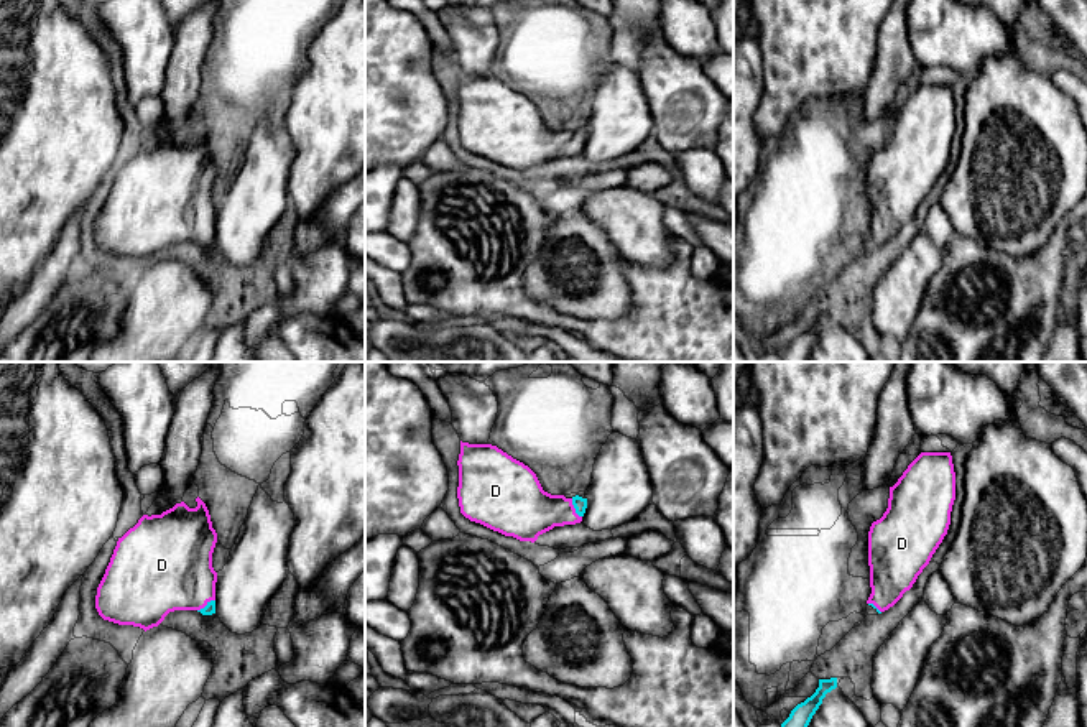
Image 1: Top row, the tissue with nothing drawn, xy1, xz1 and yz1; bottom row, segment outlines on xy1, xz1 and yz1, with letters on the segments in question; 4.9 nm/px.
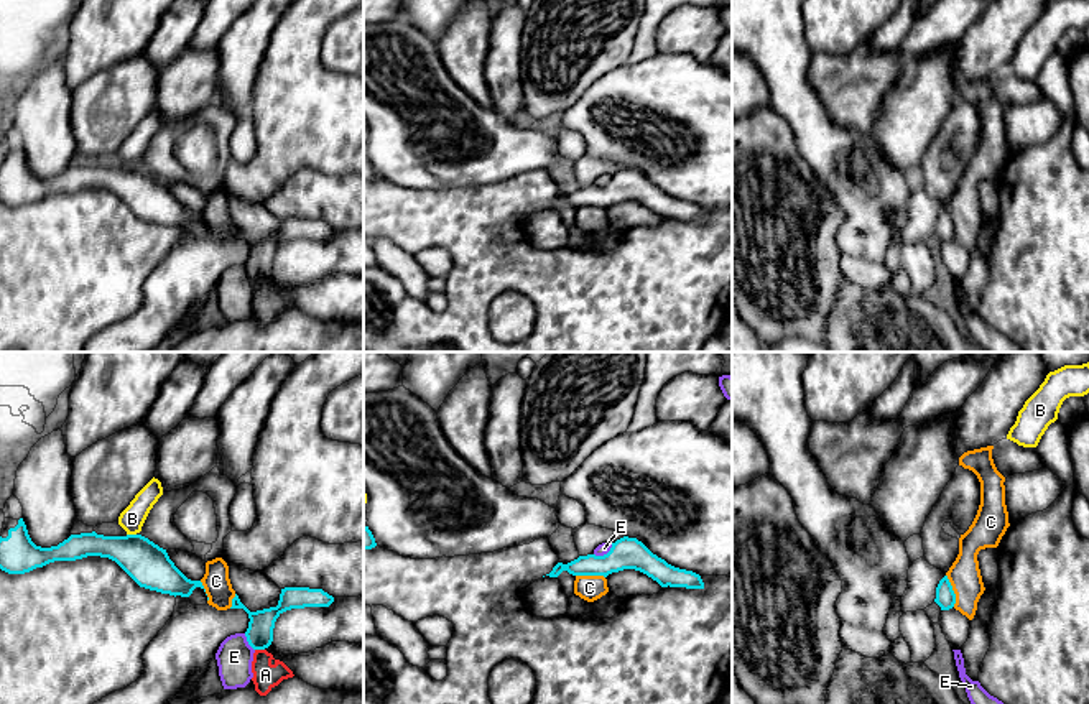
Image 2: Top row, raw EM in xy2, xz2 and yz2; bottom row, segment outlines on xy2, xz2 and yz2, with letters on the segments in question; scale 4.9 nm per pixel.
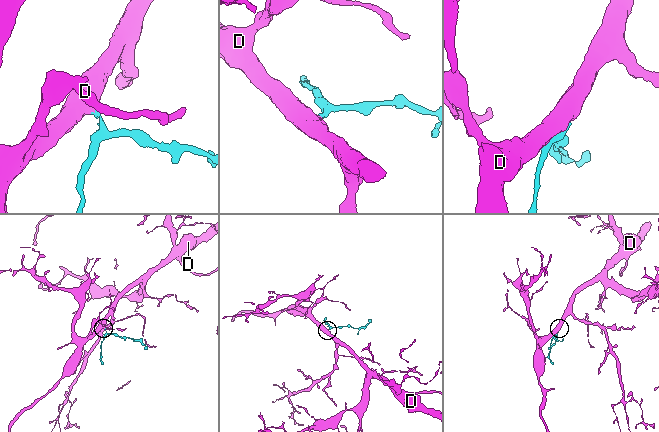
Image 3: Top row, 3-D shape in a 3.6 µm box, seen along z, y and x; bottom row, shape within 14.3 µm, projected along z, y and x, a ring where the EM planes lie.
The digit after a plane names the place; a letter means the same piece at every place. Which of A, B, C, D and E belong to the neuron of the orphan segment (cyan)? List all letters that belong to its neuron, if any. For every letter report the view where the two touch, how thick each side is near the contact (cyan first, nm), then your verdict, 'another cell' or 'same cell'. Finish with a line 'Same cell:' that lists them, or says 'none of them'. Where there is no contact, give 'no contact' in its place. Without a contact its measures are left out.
A: xy2 | 130/130 nm | another cell
B: xy2 | 200/120 nm | another cell
C: yz2 | 100/160 nm | another cell
D: xz1 | 70/280 nm | same cell
E: xz2 | 160/60 nm | another cell
Same cell: D

